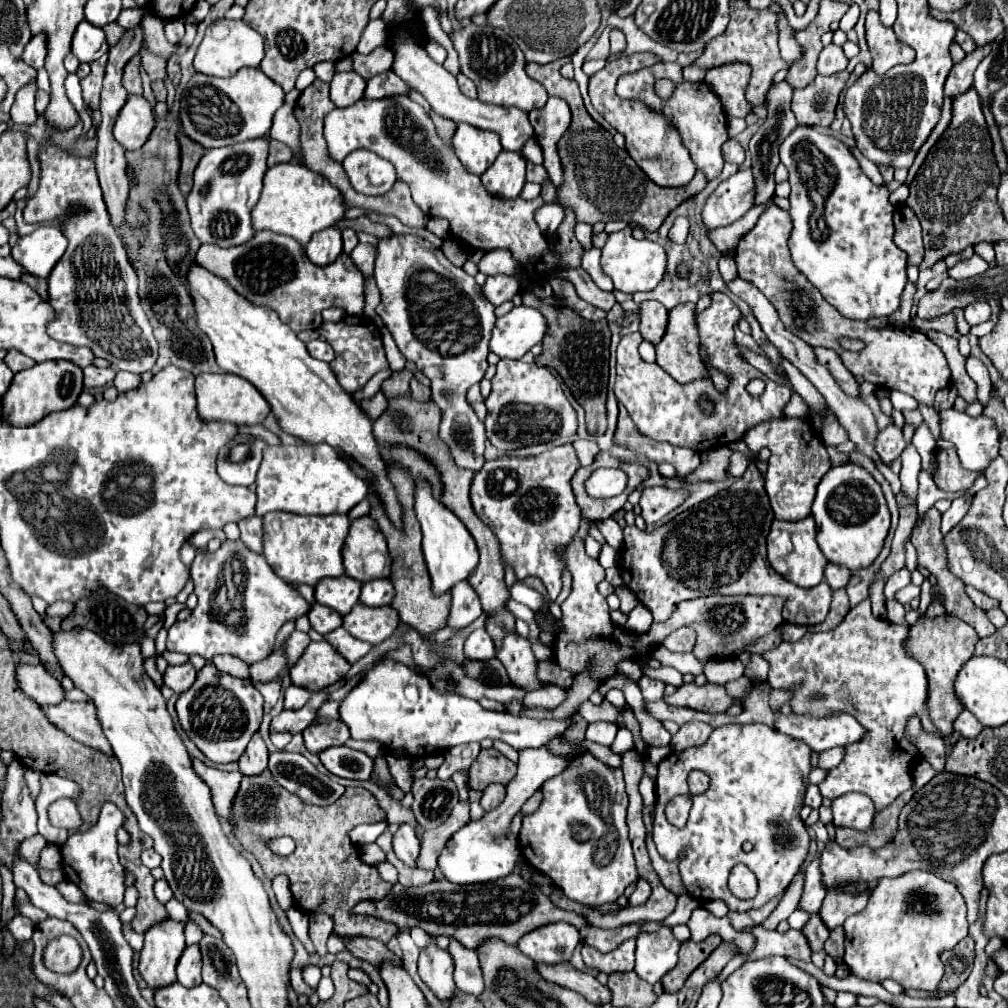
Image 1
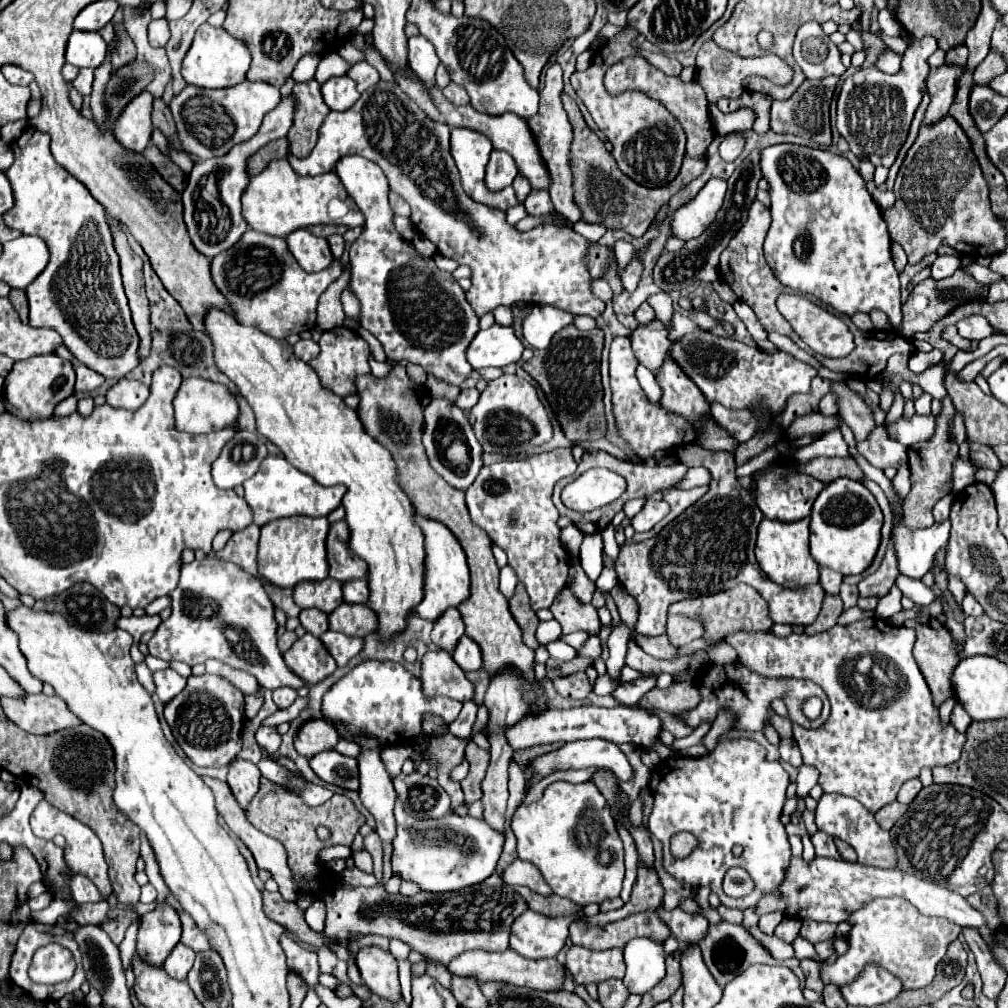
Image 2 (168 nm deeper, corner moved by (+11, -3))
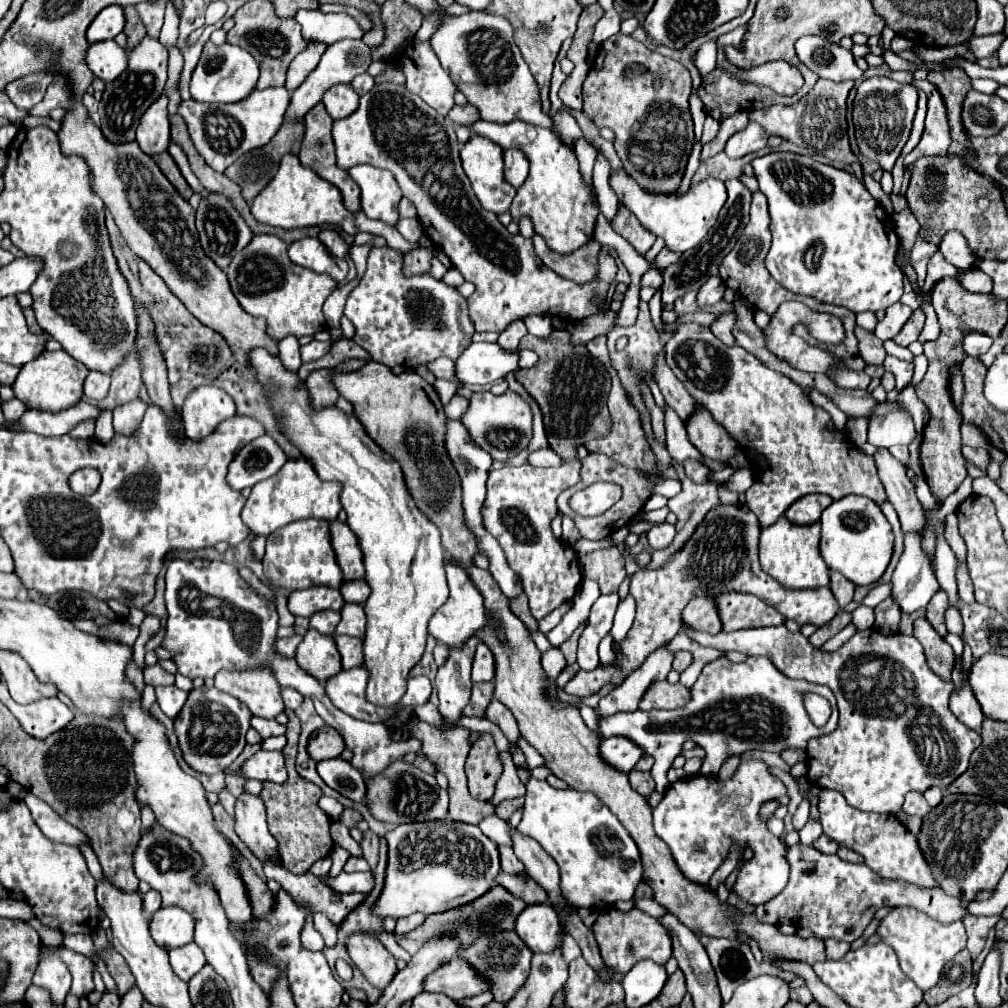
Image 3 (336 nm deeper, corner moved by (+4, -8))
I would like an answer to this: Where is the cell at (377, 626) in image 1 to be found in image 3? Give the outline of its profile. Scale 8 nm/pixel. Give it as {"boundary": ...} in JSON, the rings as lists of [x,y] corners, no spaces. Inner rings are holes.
{"boundary":[[[344,605],[342,619],[336,627],[336,635],[364,637],[366,631],[366,613],[362,605]]]}

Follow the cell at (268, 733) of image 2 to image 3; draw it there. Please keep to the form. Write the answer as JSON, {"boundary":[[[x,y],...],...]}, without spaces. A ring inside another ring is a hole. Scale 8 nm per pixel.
{"boundary":[[[258,751],[250,759],[246,759],[236,771],[236,775],[244,779],[258,779],[258,781],[272,781],[284,783],[286,781],[286,767],[282,751]]]}

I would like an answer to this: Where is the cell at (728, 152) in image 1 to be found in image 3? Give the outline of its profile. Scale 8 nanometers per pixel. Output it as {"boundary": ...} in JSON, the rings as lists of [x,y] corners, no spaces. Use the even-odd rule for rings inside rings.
{"boundary":[[[750,121],[750,125],[746,125],[740,133],[734,133],[728,139],[724,151],[728,157],[734,157],[734,159],[744,157],[748,153],[764,149],[768,145],[768,137],[770,137],[770,133],[762,125]]]}

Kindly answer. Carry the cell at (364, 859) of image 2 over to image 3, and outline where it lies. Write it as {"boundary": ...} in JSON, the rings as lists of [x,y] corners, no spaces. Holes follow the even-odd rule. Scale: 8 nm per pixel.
{"boundary":[[[334,821],[332,823],[332,839],[334,839],[334,843],[336,845],[340,845],[340,847],[344,847],[344,849],[348,849],[350,851],[350,855],[362,855],[362,851],[360,851],[360,845],[350,837],[350,833],[348,833],[348,827],[344,825],[344,823],[340,823],[340,821]]]}

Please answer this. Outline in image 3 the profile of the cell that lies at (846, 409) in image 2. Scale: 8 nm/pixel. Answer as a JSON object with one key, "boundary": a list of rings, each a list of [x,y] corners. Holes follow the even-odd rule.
{"boundary":[[[878,449],[874,459],[888,493],[888,501],[894,505],[900,517],[902,533],[920,533],[926,525],[924,507],[918,501],[914,485],[906,475],[906,467],[898,459],[894,459],[888,449]]]}

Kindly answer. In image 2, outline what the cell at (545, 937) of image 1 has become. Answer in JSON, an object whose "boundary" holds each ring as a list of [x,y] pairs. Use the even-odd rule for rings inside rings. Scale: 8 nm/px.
{"boundary":[[[589,904],[577,916],[539,916],[537,912],[527,910],[511,926],[511,950],[525,958],[541,960],[555,958],[567,942],[569,924],[580,916],[594,916],[599,913],[598,904]]]}

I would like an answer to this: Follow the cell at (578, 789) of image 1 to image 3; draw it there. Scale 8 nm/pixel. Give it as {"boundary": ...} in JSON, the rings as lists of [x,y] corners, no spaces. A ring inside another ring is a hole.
{"boundary":[[[530,775],[530,779],[526,781],[524,815],[518,829],[520,833],[538,841],[542,849],[558,863],[562,877],[560,887],[576,907],[606,909],[620,899],[630,901],[634,897],[636,887],[642,883],[642,861],[634,839],[626,831],[626,827],[616,819],[616,815],[592,793],[580,793],[574,789],[554,789],[552,785],[548,785],[548,781],[540,781]]]}

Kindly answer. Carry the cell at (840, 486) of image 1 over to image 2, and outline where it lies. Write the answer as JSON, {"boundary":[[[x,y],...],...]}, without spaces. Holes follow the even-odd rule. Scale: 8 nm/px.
{"boundary":[[[841,478],[829,482],[817,496],[811,510],[811,556],[821,568],[831,568],[839,574],[861,574],[879,548],[883,514],[875,496],[857,480]]]}

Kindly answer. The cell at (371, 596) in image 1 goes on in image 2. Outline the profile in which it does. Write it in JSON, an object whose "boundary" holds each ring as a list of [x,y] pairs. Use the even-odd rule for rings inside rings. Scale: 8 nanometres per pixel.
{"boundary":[[[353,580],[353,582],[345,582],[343,584],[343,598],[349,604],[365,604],[365,600],[369,600],[369,588],[367,588],[367,580]]]}

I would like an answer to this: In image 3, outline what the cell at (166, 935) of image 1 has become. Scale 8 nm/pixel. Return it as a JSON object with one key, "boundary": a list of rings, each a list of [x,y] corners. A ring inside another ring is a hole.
{"boundary":[[[174,905],[162,907],[154,913],[150,921],[150,933],[152,939],[164,949],[188,945],[194,935],[192,915]]]}

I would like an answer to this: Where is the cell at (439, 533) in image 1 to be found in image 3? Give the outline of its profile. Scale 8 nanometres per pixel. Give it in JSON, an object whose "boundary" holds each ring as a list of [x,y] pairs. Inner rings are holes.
{"boundary":[[[446,557],[446,579],[448,579],[450,597],[436,611],[436,615],[432,617],[428,629],[430,629],[430,635],[438,643],[448,645],[450,649],[462,649],[468,643],[470,637],[474,637],[478,631],[486,629],[486,625],[488,625],[486,609],[484,609],[484,599],[482,599],[480,591],[474,587],[474,583],[470,581],[468,573],[464,569],[458,569],[458,565],[454,565],[454,561],[450,557]]]}

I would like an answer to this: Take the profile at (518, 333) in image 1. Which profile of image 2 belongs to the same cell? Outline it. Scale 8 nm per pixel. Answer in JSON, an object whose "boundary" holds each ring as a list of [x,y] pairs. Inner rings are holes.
{"boundary":[[[493,324],[487,330],[479,330],[467,348],[467,360],[477,368],[485,366],[507,366],[511,362],[519,362],[523,352],[523,342],[515,336],[513,326]]]}

